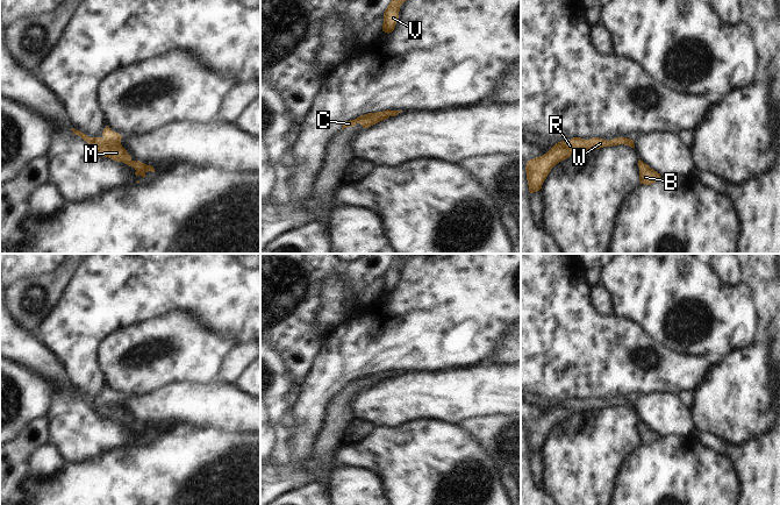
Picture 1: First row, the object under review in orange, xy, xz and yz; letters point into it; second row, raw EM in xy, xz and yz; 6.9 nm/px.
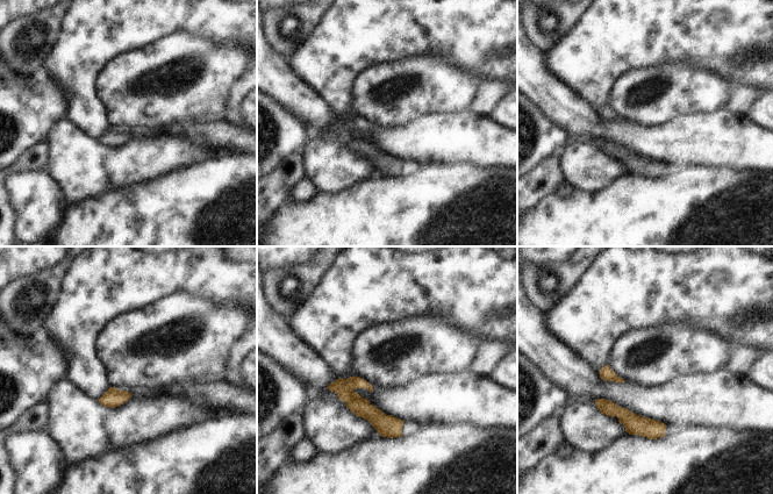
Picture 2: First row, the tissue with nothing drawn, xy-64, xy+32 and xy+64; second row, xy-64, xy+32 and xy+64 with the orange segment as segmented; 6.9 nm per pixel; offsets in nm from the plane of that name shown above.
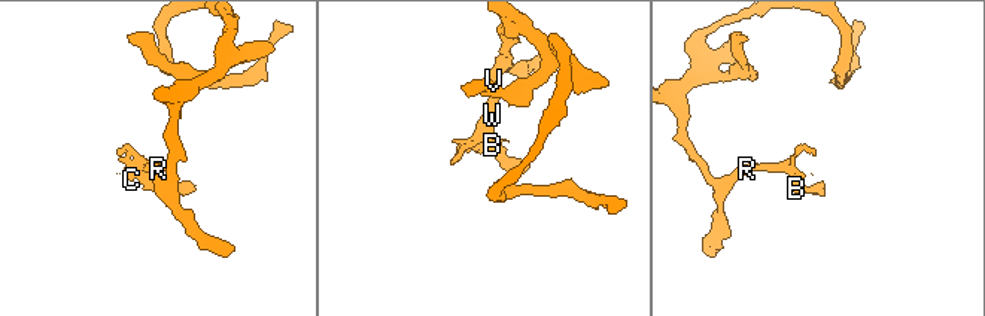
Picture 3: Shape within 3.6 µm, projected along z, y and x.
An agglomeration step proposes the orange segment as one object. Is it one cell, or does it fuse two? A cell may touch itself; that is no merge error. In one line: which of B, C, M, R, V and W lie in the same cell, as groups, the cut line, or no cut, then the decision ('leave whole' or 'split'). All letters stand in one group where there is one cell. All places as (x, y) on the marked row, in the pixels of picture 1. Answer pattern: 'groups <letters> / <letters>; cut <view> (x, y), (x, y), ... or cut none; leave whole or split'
groups B C M R V W; cut none; leave whole

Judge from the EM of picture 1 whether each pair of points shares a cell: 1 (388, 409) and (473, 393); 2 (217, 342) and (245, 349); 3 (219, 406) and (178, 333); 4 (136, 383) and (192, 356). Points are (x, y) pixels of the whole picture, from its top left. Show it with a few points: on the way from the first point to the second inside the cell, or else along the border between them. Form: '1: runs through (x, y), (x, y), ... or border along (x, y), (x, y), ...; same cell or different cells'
1: runs through (409, 397), (414, 395), (452, 395); same cell
2: border along (238, 343), (226, 355), (220, 369); different cells
3: border along (219, 379), (206, 383), (178, 383); different cells
4: runs through (150, 369), (165, 357), (178, 356); same cell

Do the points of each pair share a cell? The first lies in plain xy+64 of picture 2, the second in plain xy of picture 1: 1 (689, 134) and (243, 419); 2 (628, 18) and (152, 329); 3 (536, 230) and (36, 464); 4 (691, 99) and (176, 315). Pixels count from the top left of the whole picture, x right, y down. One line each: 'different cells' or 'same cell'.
1: same cell
2: different cells
3: different cells
4: same cell

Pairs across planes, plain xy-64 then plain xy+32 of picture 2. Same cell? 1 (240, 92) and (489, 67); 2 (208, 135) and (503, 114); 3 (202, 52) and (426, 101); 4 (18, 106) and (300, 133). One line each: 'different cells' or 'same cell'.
1: different cells
2: different cells
3: same cell
4: same cell

